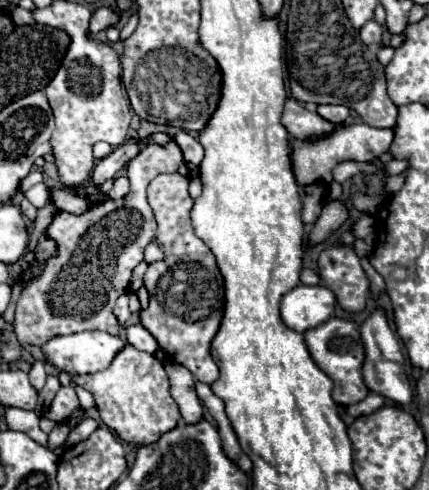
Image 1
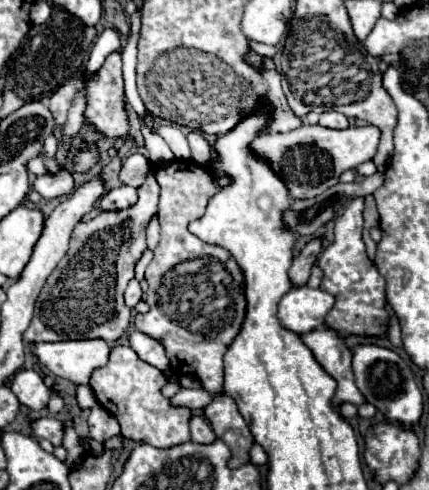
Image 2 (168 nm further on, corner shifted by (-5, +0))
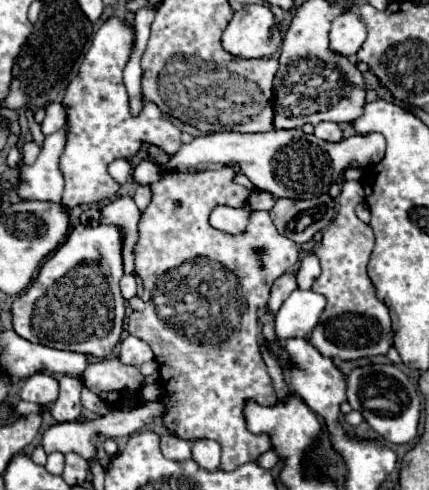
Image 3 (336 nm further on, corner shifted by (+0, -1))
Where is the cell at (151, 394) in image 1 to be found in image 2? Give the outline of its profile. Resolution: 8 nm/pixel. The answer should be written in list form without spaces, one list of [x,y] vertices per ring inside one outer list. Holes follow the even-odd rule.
[[[113,347],[109,353],[107,365],[93,371],[89,385],[91,385],[97,401],[101,403],[101,407],[105,407],[119,421],[123,437],[129,437],[133,441],[143,441],[153,447],[169,449],[169,447],[175,447],[175,445],[189,441],[189,413],[191,411],[185,407],[171,407],[169,399],[165,399],[161,395],[161,387],[165,383],[167,383],[167,379],[163,377],[163,373],[159,369],[155,369],[153,365],[141,361],[131,347]]]

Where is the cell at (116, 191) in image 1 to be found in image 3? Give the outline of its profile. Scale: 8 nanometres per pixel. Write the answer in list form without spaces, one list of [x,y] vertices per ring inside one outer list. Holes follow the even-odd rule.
[[[118,196],[102,208],[102,224],[120,224],[124,228],[124,272],[134,274],[134,248],[138,244],[140,210],[132,196]]]

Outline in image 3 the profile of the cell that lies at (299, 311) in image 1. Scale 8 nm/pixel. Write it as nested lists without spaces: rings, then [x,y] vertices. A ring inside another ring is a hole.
[[[296,288],[276,312],[276,336],[280,336],[280,340],[308,338],[324,306],[326,298],[322,294]]]

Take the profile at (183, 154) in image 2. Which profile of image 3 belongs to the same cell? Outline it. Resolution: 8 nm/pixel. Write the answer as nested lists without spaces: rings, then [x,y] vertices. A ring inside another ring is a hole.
[[[118,18],[106,20],[94,34],[80,72],[66,90],[64,106],[70,120],[70,134],[60,158],[60,168],[66,180],[64,204],[70,208],[114,198],[118,186],[114,186],[106,166],[116,158],[130,158],[138,152],[140,144],[156,144],[168,154],[176,154],[182,146],[180,130],[160,112],[156,104],[144,102],[144,110],[136,118],[128,112],[128,94],[122,84],[122,68],[130,58],[132,44],[134,30],[130,26]]]

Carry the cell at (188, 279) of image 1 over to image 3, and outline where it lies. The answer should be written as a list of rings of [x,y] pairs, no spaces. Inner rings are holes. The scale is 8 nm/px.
[[[222,168],[222,170],[214,170],[214,172],[194,172],[194,174],[184,174],[184,172],[172,172],[168,170],[166,174],[162,174],[162,178],[154,184],[150,184],[152,188],[152,200],[148,204],[148,208],[144,210],[142,214],[142,220],[140,220],[140,240],[136,244],[136,274],[142,278],[144,282],[144,294],[142,294],[142,300],[146,304],[144,312],[132,312],[130,318],[128,318],[128,332],[138,336],[140,340],[148,342],[154,356],[156,356],[156,362],[160,360],[160,380],[164,384],[164,396],[168,398],[168,412],[164,414],[164,422],[166,426],[180,438],[184,440],[194,440],[194,438],[212,438],[216,440],[220,446],[222,446],[222,462],[220,462],[220,470],[224,472],[230,472],[230,470],[236,470],[238,466],[246,464],[246,462],[254,462],[256,456],[260,456],[262,452],[270,450],[270,440],[268,436],[264,434],[250,434],[248,428],[246,428],[246,422],[244,422],[244,414],[242,414],[242,406],[244,406],[244,400],[256,400],[258,404],[274,404],[276,402],[276,392],[274,392],[274,386],[272,386],[272,378],[268,376],[268,370],[266,370],[266,362],[262,360],[262,354],[260,354],[260,326],[258,326],[258,310],[262,306],[266,306],[268,298],[270,298],[270,288],[274,284],[274,280],[278,276],[282,276],[284,272],[288,272],[296,260],[298,260],[298,252],[300,252],[300,244],[284,238],[278,234],[276,226],[272,224],[270,220],[270,214],[268,212],[254,212],[252,214],[252,220],[246,228],[244,234],[240,236],[228,236],[216,228],[212,228],[208,224],[208,216],[210,216],[210,210],[218,204],[228,204],[228,206],[244,206],[246,198],[248,198],[248,190],[240,184],[236,184],[234,180],[234,170],[232,168]]]

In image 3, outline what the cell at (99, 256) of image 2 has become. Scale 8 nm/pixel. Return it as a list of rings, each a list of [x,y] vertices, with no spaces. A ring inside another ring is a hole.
[[[74,226],[64,244],[46,258],[30,288],[14,300],[14,332],[50,348],[106,358],[120,342],[126,306],[118,286],[124,276],[122,242],[124,232],[120,226]]]

